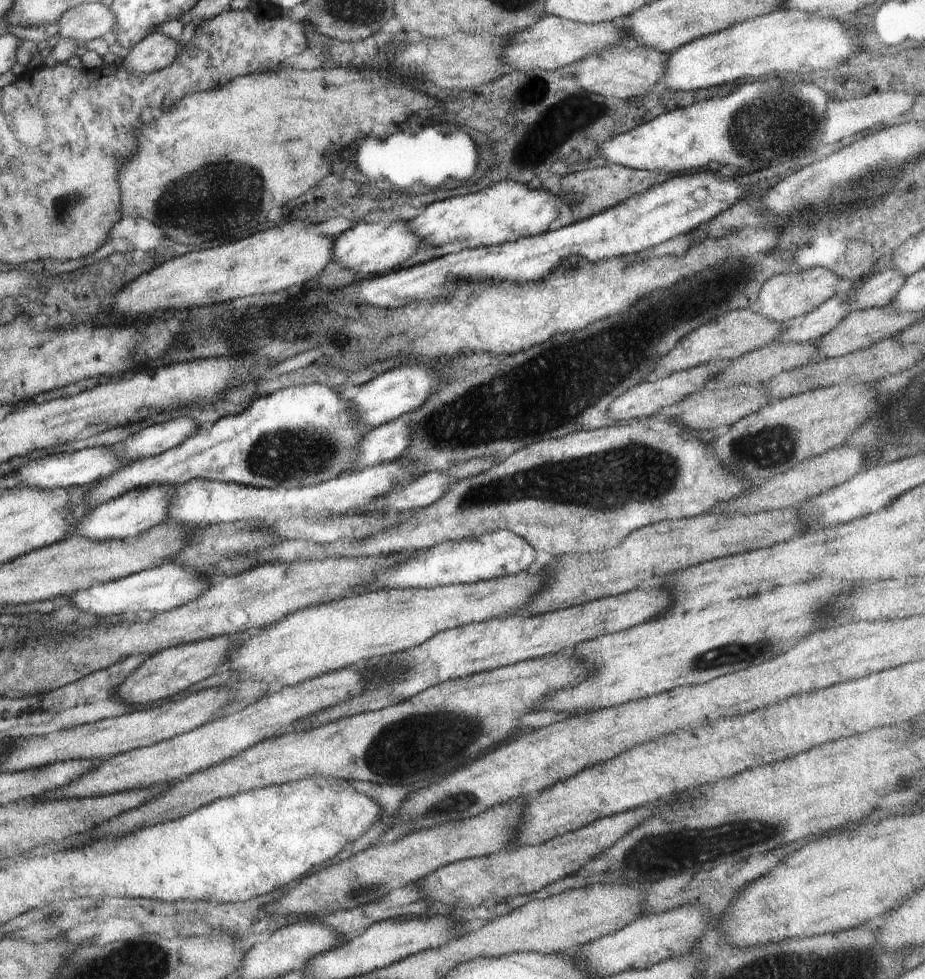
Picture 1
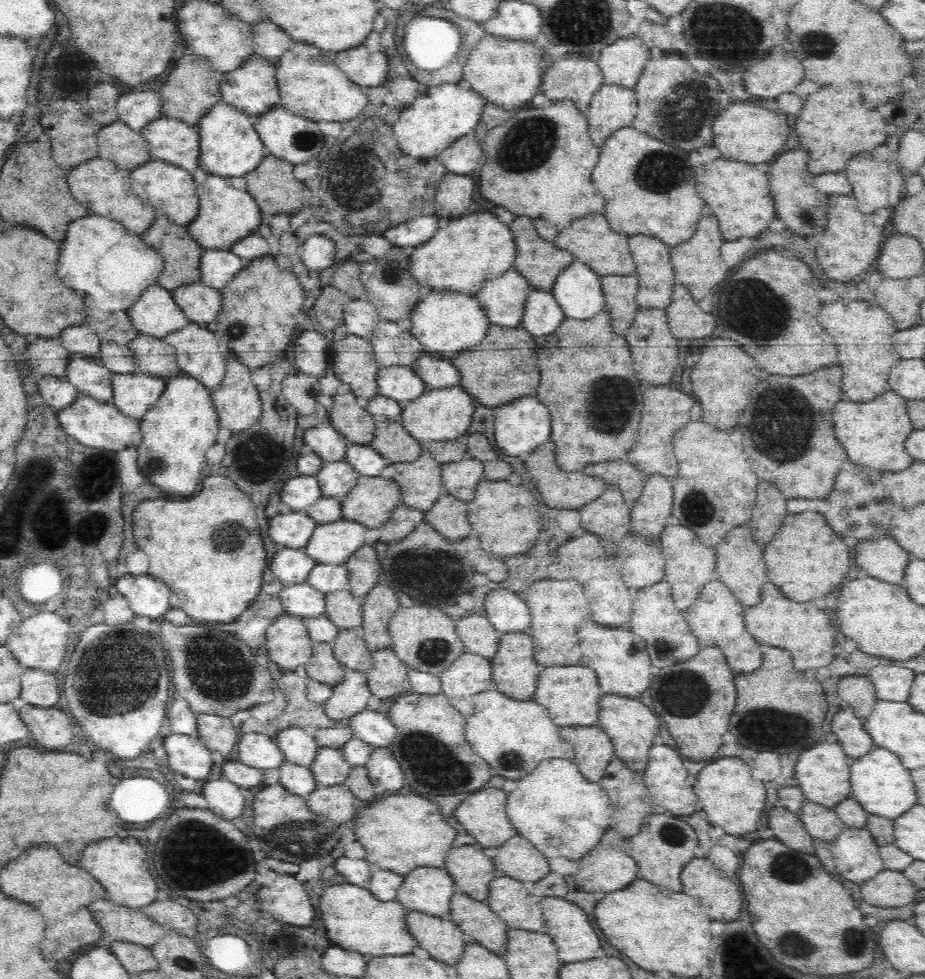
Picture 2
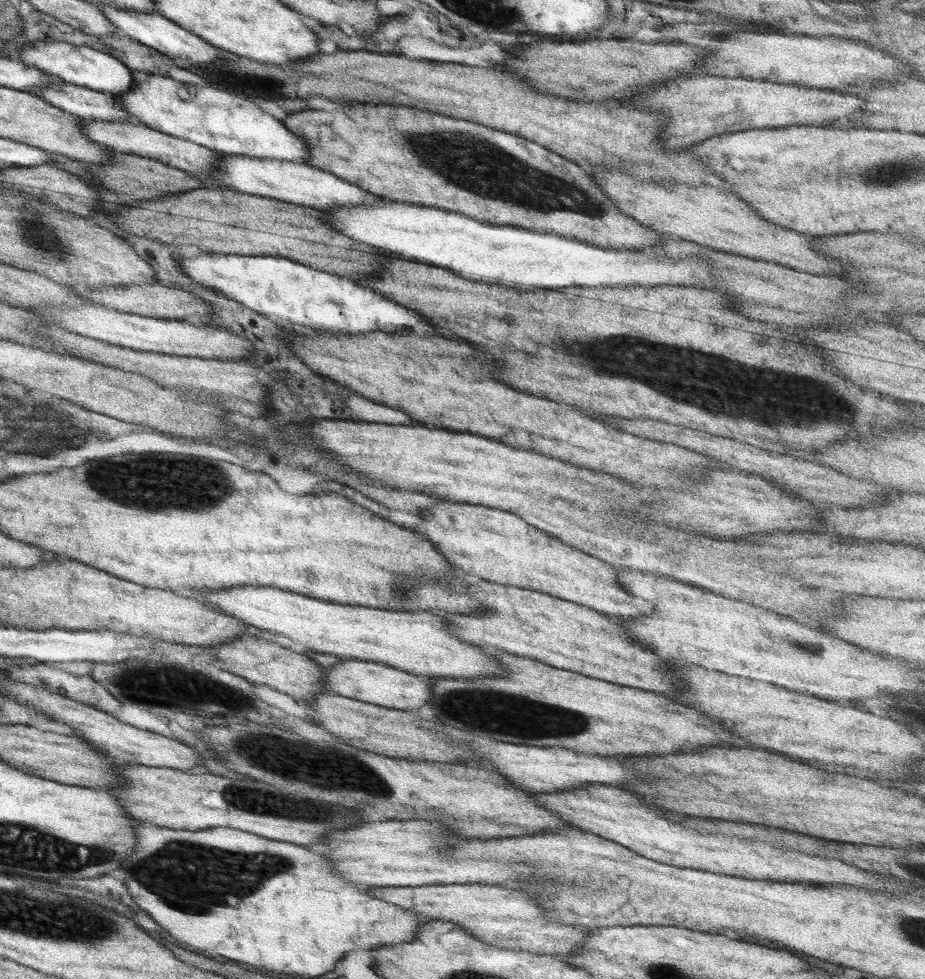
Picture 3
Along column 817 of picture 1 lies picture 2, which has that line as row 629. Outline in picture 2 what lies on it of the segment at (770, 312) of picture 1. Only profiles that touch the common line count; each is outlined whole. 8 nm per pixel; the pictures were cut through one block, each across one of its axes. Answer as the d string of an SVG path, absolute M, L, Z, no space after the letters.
M282 613L269 627L266 632L264 646L267 649L271 662L276 663L286 672L298 670L305 665L312 656L313 640L308 635L305 619L290 613Z

